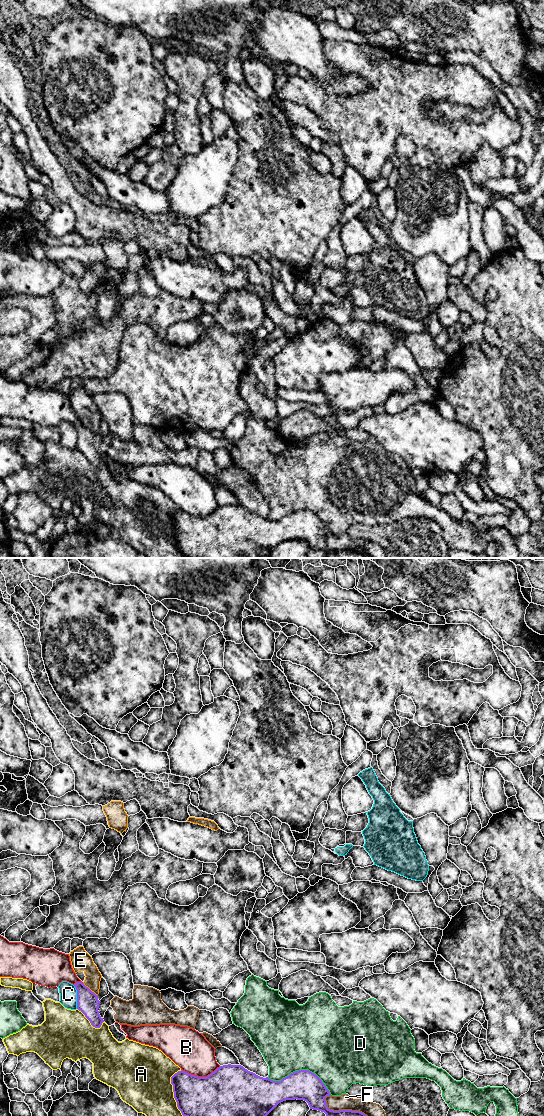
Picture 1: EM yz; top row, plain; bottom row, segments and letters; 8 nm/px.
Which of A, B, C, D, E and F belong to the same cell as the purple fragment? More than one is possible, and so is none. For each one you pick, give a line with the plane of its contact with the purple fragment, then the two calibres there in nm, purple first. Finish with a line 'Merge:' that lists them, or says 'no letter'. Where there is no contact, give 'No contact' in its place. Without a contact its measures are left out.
E: Touches purple in yz. Thickness 180 nm (purple) against 160 nm
Merge: E

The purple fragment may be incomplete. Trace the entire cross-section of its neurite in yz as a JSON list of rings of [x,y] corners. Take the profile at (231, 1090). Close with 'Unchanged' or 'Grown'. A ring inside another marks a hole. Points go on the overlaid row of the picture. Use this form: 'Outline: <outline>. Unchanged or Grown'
Outline: [[[228,1064],[220,1066],[207,1077],[191,1075],[183,1070],[178,1071],[171,1077],[171,1084],[177,1107],[183,1116],[267,1116],[279,1103],[295,1099],[306,1101],[310,1109],[324,1112],[326,1116],[367,1116],[360,1111],[330,1110],[325,1100],[331,1095],[329,1090],[322,1080],[309,1070],[295,1071],[281,1081],[273,1081],[268,1077],[260,1077],[241,1065]]]. Unchanged

